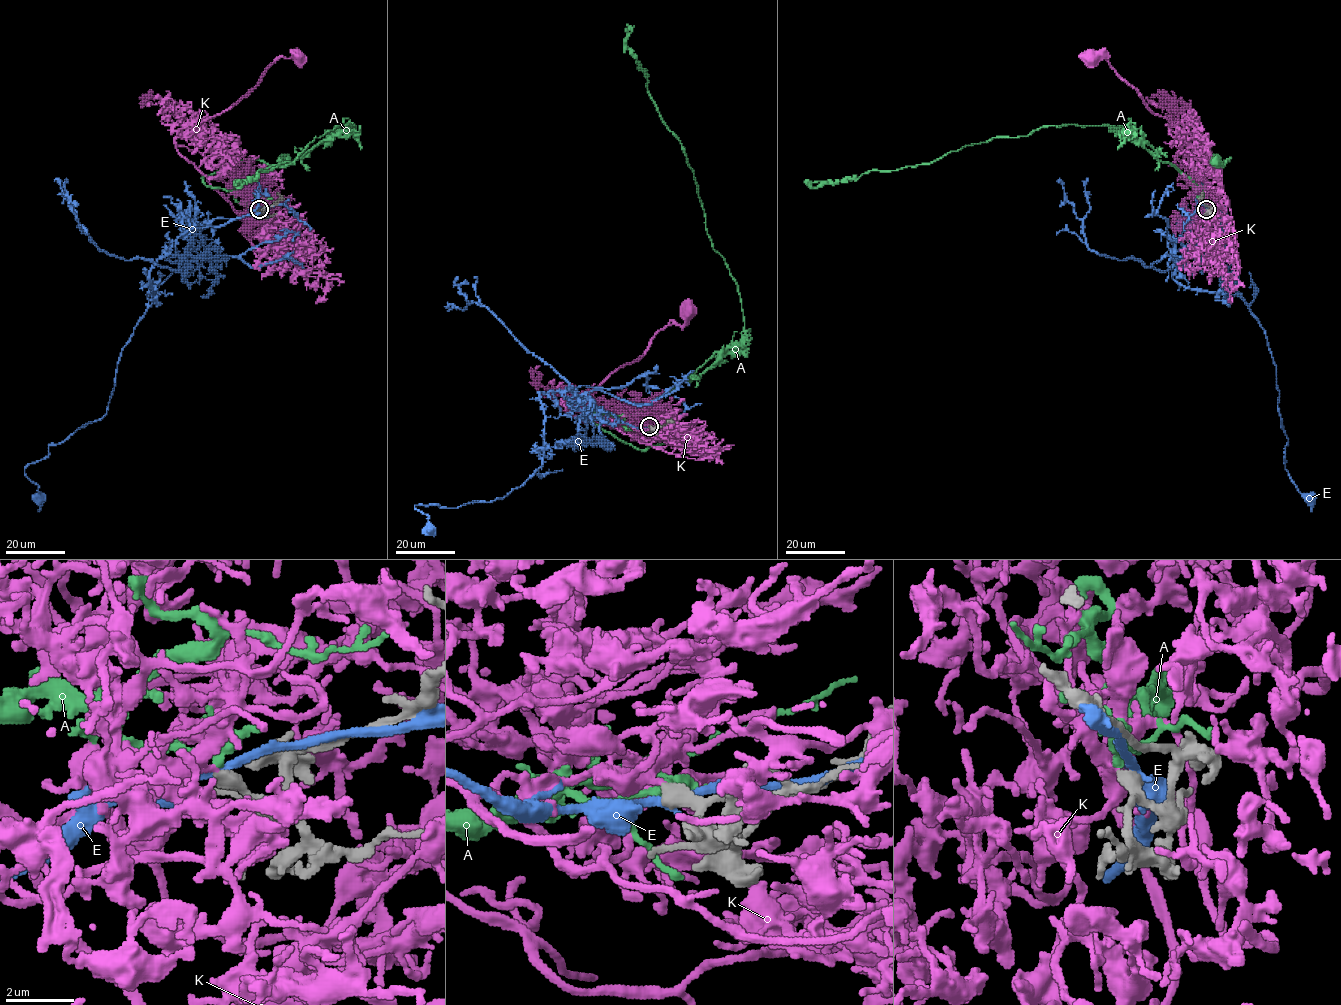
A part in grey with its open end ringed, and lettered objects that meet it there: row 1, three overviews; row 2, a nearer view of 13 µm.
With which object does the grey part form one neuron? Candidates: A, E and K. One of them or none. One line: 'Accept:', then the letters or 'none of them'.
Accept: K

